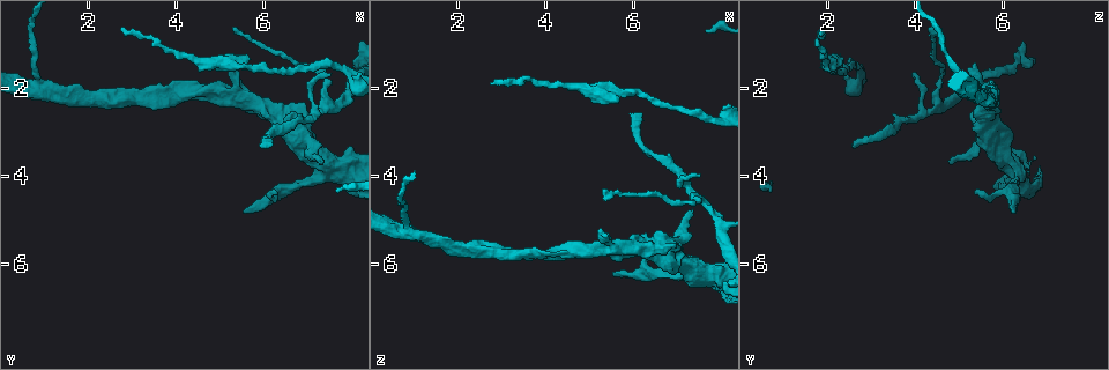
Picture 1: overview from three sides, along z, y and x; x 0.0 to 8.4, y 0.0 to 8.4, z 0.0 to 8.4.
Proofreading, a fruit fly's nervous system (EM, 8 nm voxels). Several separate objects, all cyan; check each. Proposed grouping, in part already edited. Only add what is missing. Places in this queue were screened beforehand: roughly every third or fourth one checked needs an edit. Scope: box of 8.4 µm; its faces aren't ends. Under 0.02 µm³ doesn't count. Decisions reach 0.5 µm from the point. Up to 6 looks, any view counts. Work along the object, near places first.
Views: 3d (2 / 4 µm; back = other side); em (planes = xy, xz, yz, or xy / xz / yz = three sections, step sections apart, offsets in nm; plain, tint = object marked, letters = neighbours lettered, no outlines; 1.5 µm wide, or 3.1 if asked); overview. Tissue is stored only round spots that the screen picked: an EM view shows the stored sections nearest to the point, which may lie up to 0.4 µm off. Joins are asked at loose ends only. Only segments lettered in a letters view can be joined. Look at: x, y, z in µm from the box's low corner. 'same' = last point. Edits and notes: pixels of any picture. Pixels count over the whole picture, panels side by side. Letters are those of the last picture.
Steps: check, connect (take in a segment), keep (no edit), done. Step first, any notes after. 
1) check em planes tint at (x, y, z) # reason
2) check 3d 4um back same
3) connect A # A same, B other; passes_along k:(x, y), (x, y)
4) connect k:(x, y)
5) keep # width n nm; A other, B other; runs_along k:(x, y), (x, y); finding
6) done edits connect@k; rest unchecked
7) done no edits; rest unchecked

check em planes letters at (7.50, 1.70, 4.00) # free end

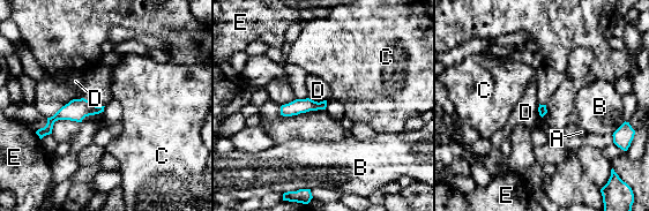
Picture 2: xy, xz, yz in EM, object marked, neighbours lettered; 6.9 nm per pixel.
keep # longest_contact D 140 nm; A other, B other, C other, D other, E other; runs_along 2:(101, 108), (62, 113), (40, 133); no lettered segment goes on from it

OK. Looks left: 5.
check em planes letters at (6.15, 3.30, 2.55) # thin end

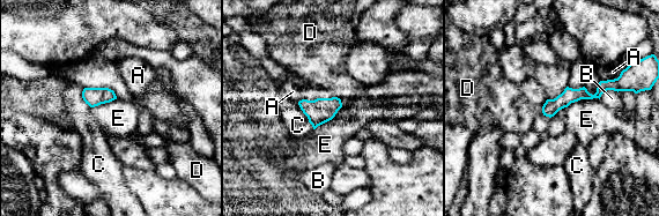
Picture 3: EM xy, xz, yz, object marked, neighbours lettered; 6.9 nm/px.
keep # width 110 nm; A other, B other, C other, D other, E other; border 3:(334, 96), (340, 99); no lettered segment goes on from it

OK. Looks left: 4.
check 3d 2um at (5.35, 1.45, 5.40) # branch stops here

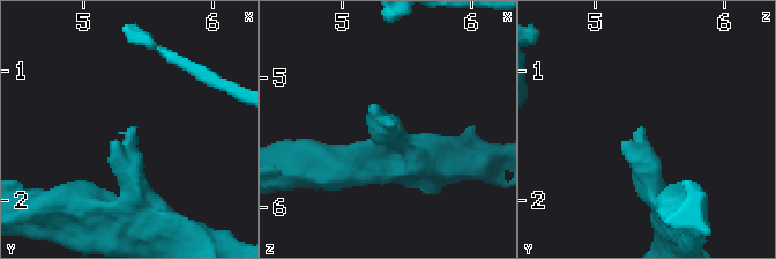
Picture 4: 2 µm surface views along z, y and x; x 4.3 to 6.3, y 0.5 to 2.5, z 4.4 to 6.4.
check em xy step 8 letters at (5.42, 1.42, 5.34) # shape alone is not enough

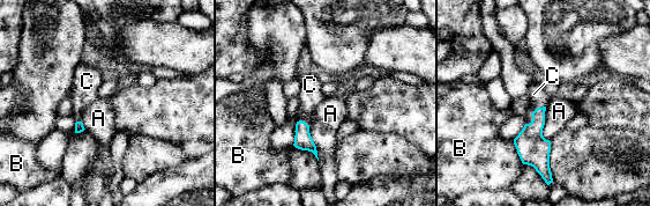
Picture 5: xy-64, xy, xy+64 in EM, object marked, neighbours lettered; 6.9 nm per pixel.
connect C # A other, B other, C same; passes_along 5:(533, 149), (531, 113), (538, 97); it goes on there

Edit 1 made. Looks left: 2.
done edits connect@5; rest unchecked

